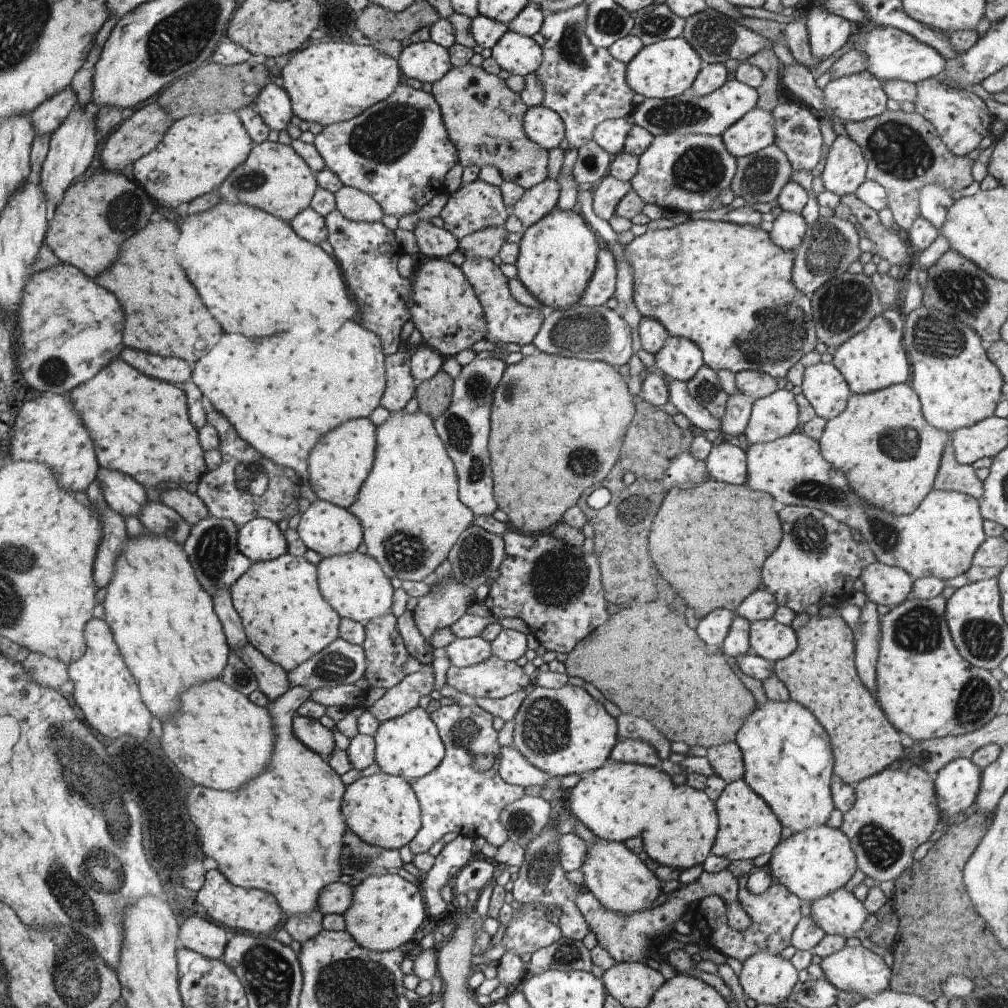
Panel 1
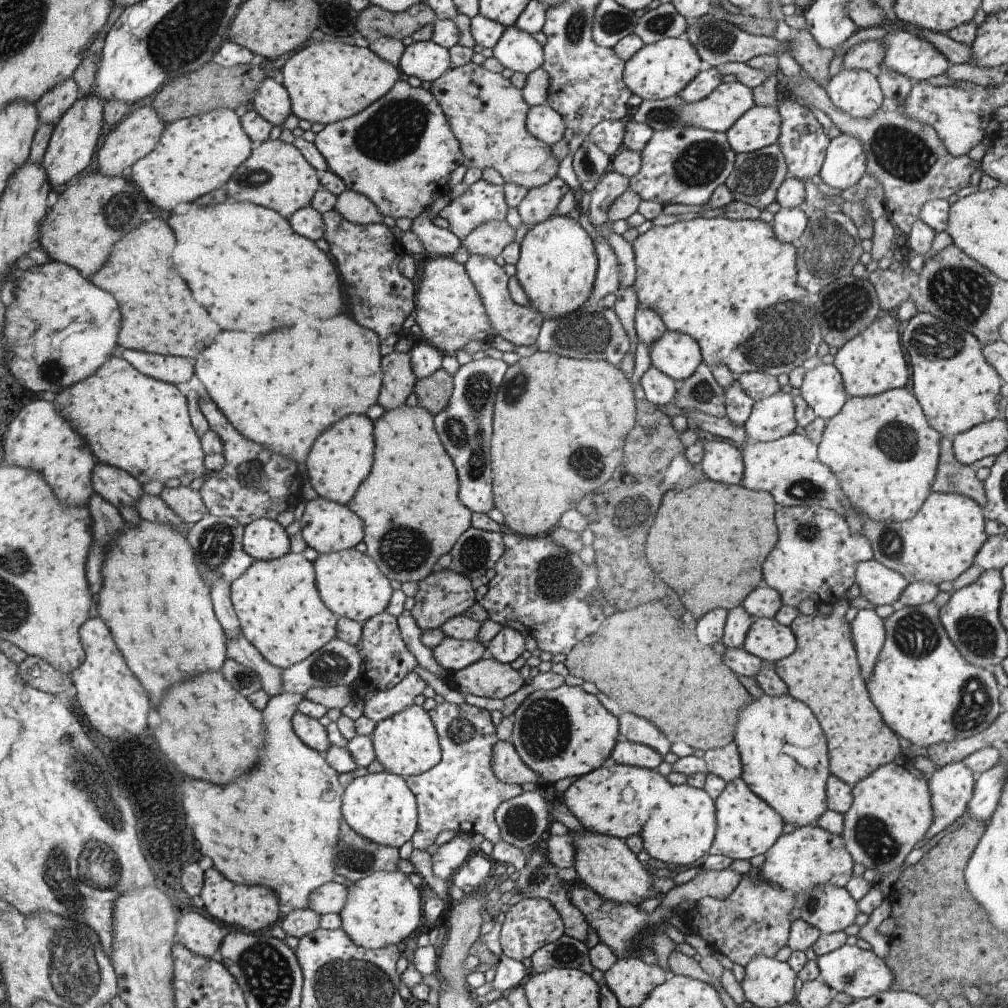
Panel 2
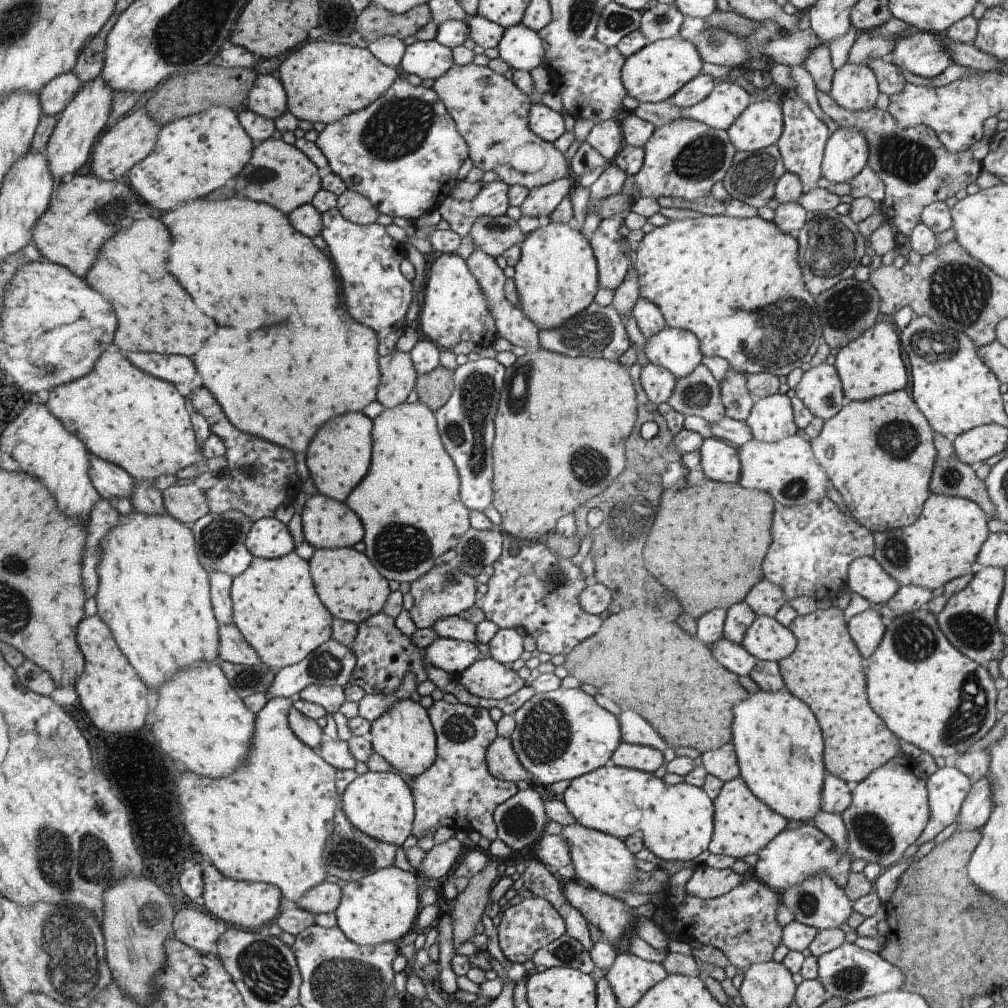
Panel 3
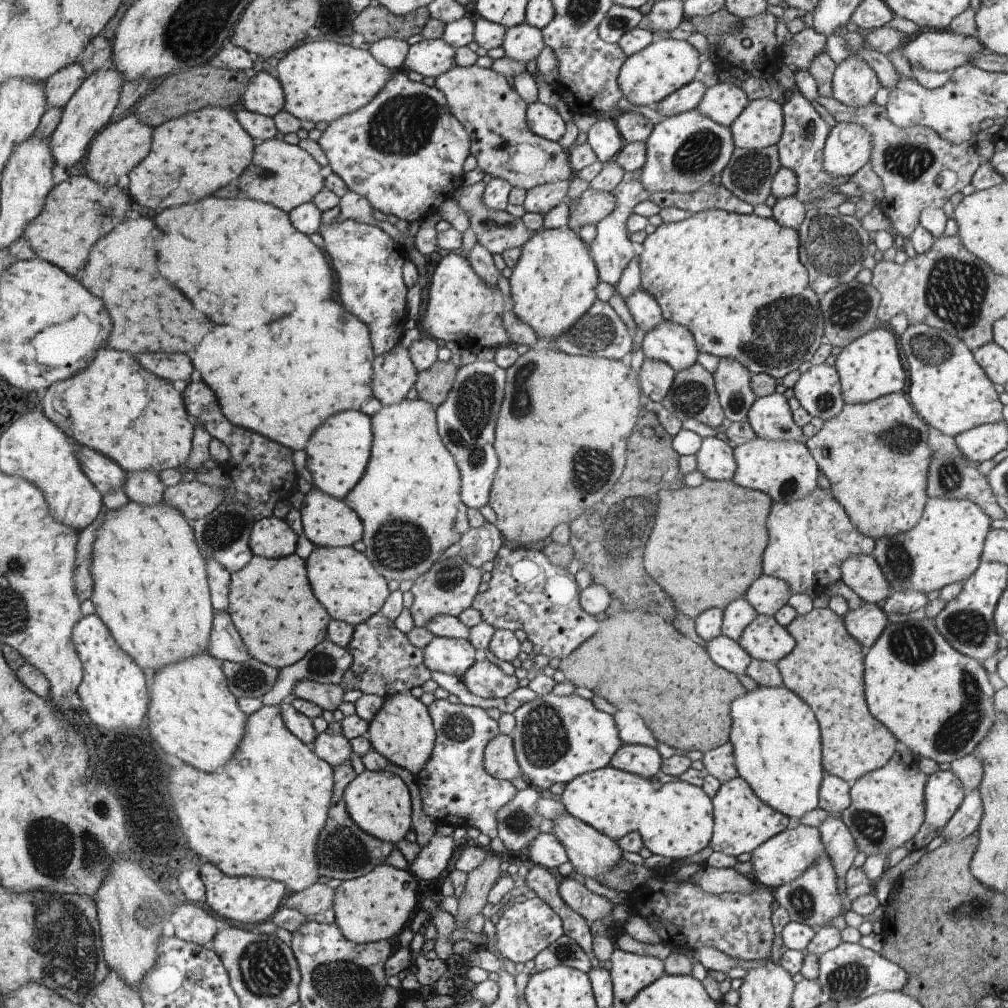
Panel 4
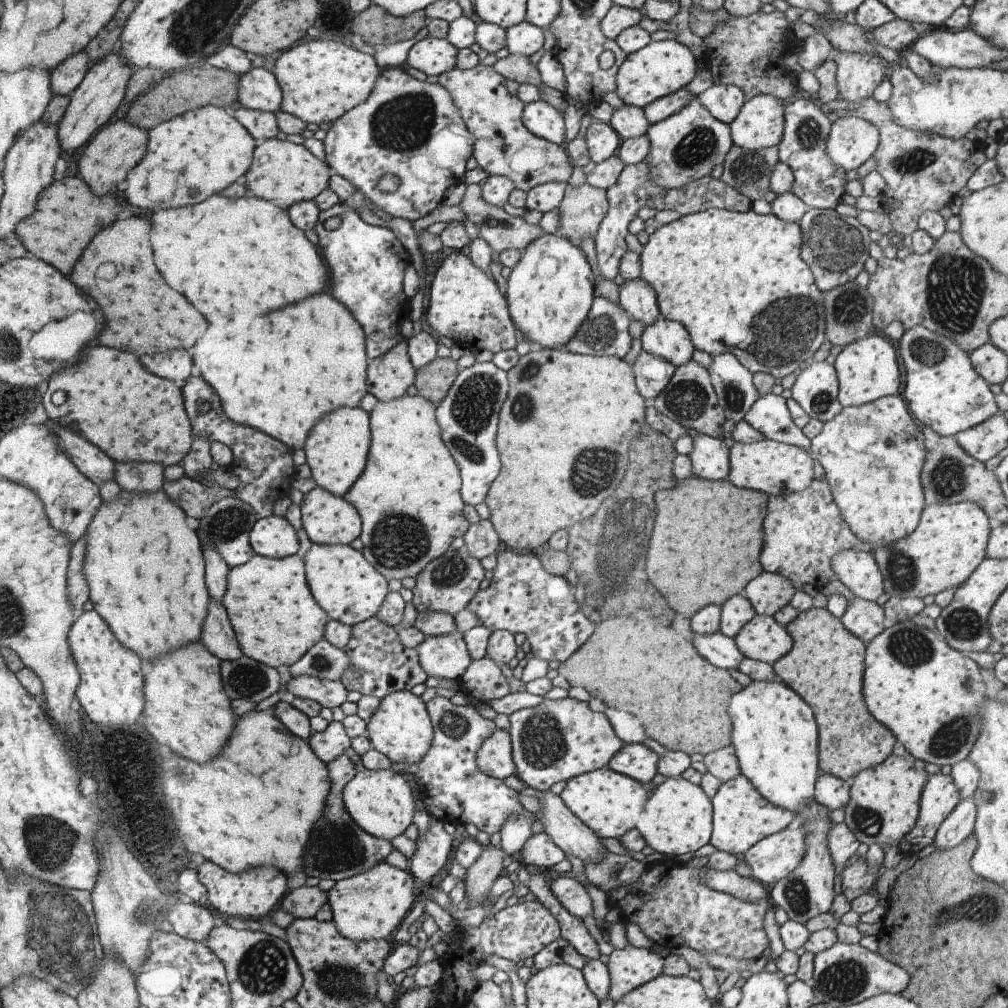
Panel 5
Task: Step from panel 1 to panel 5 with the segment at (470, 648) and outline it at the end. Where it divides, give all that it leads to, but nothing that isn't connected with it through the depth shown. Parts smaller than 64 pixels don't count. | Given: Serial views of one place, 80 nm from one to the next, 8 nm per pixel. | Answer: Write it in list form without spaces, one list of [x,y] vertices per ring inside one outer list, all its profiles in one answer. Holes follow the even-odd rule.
[[[460,631],[429,636],[417,646],[416,650],[422,670],[428,676],[434,676],[440,680],[458,680],[472,662]]]

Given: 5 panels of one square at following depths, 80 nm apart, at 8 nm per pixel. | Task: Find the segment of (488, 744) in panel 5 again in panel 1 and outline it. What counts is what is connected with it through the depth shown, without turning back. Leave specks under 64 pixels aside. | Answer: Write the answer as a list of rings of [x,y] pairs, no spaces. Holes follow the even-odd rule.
[[[514,746],[502,747],[499,762],[499,775],[511,785],[543,787],[550,776],[528,762]]]

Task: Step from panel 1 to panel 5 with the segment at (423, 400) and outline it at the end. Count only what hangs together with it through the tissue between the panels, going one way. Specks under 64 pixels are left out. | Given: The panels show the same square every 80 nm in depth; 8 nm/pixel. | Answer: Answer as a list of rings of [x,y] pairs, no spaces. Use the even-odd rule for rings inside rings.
[[[436,357],[415,372],[415,386],[424,398],[437,406],[446,396],[459,371],[456,361],[451,357]]]

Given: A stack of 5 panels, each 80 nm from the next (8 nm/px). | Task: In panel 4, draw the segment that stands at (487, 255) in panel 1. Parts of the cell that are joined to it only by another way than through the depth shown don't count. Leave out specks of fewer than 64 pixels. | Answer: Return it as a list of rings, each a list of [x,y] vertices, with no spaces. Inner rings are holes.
[[[484,181],[473,185],[463,185],[463,190],[457,201],[469,218],[470,227],[477,236],[477,242],[487,248],[493,255],[502,254],[514,247],[522,248],[532,238],[535,231],[528,229],[520,217],[514,217],[505,210],[497,211],[485,207],[482,204],[484,189]]]

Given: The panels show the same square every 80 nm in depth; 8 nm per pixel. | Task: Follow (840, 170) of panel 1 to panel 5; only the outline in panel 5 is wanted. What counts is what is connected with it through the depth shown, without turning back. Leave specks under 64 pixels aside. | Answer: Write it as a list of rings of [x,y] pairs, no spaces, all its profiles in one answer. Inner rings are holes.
[[[840,117],[831,126],[827,153],[831,161],[846,171],[857,169],[879,145],[878,129],[867,120]]]

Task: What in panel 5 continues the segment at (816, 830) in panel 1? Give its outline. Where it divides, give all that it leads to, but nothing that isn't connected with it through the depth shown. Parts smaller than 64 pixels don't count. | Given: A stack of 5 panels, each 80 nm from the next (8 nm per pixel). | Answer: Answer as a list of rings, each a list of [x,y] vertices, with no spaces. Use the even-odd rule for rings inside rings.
[[[780,829],[752,845],[744,854],[744,862],[751,868],[752,877],[770,888],[776,881],[788,876],[803,859],[807,832],[798,829]]]

